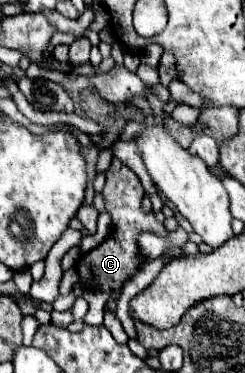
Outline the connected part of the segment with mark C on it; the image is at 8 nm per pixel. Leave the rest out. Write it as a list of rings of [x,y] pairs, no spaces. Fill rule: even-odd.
[[[112,159],[110,167],[106,169],[106,185],[102,189],[102,195],[104,195],[106,211],[112,215],[112,229],[114,231],[104,239],[104,243],[100,243],[96,249],[86,253],[78,261],[76,269],[80,275],[80,283],[84,287],[88,287],[90,291],[120,291],[124,281],[130,279],[140,269],[142,255],[140,255],[140,249],[136,243],[138,233],[140,231],[152,231],[160,237],[164,237],[168,233],[166,233],[164,225],[156,221],[154,213],[142,211],[142,207],[140,207],[142,197],[144,197],[142,183],[136,177],[136,173],[128,165],[124,165],[122,161]]]

